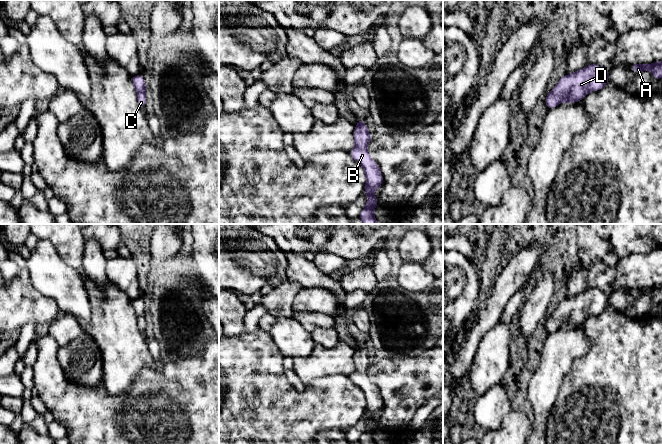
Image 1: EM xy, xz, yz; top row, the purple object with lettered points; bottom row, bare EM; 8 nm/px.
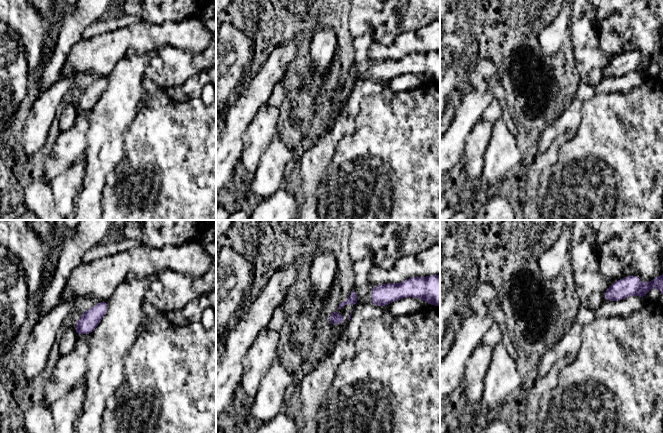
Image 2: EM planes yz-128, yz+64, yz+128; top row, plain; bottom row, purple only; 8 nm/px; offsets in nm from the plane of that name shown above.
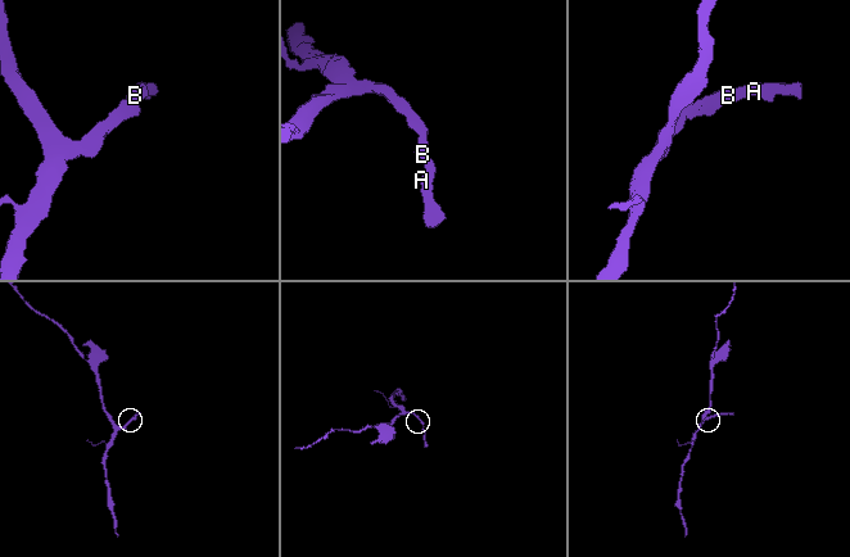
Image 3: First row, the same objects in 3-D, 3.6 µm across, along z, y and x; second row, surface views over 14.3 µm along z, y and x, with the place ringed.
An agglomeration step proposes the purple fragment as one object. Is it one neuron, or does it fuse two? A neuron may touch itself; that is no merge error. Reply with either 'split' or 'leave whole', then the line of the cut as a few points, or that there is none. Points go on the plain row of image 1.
leave whole | no cut

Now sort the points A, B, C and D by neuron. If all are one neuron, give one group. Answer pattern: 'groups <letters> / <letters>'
groups A B C D

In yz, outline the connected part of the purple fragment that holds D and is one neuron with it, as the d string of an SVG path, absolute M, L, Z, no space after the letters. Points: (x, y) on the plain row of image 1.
M589 288L574 297L564 299L546 320L545 328L550 334L563 325L571 328L580 326L589 316L598 315L609 307L608 301L608 293Z

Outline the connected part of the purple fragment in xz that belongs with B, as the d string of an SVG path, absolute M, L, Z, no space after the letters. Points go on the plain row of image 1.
M357 342L357 350L354 355L355 372L350 374L349 378L363 391L366 399L367 429L359 439L361 444L376 444L373 434L379 428L378 423L373 419L373 415L383 409L383 400L379 389L367 376L367 369L371 362L372 359L368 356L367 349L363 344Z

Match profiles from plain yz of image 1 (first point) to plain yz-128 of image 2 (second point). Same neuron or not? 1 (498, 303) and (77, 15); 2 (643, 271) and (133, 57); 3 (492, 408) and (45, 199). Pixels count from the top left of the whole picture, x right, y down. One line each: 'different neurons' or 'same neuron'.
1: same neuron
2: different neurons
3: same neuron

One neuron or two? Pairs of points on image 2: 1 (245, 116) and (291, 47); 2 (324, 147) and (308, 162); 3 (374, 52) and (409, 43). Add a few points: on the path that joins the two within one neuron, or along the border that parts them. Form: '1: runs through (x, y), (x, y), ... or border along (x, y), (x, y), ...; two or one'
1: runs through (251, 99), (270, 74), (275, 64); one
2: runs through (321, 151), (312, 161); one
3: runs through (383, 52), (392, 52), (400, 48); one

